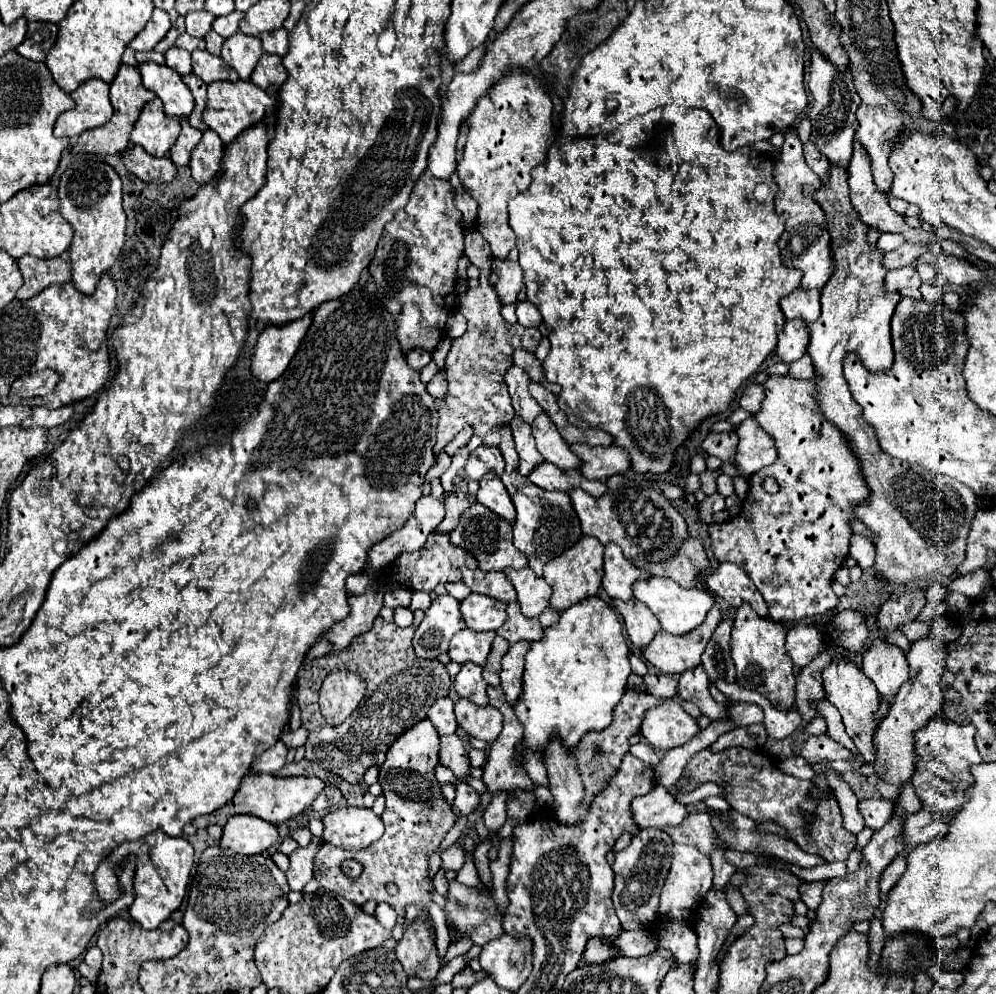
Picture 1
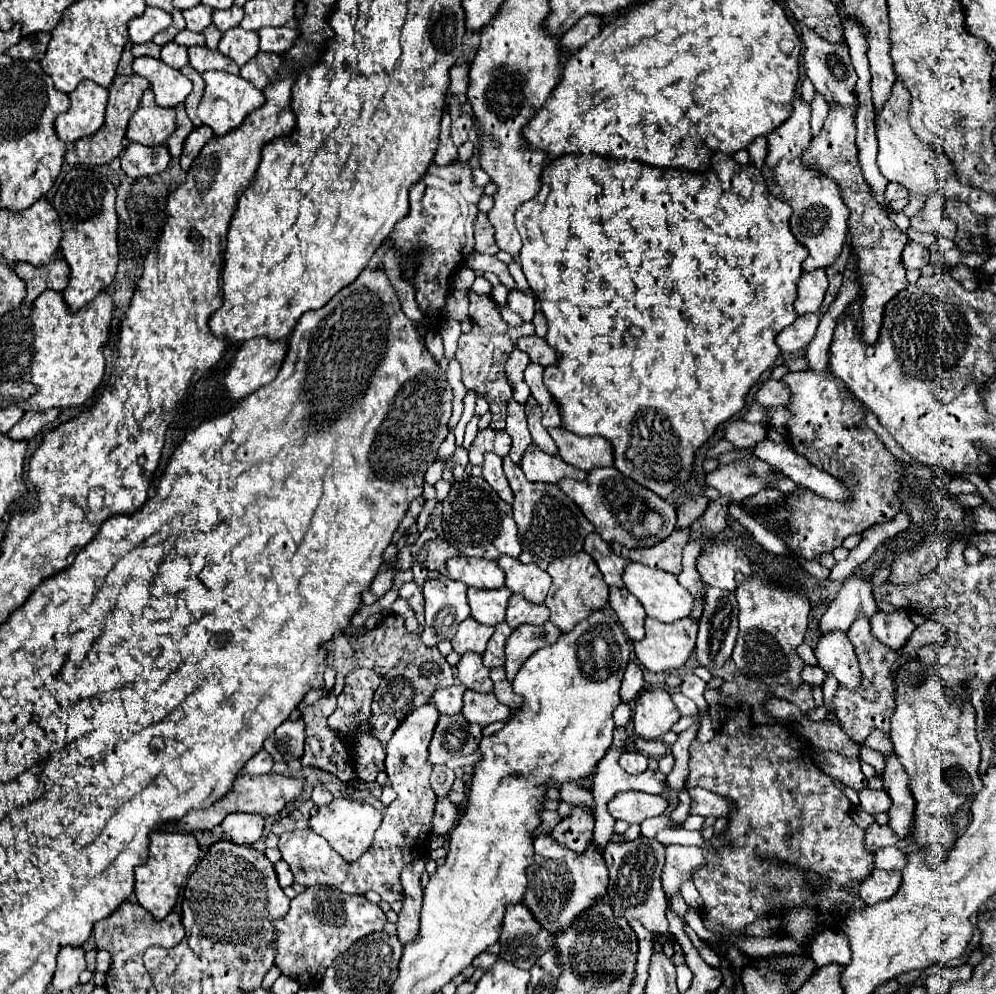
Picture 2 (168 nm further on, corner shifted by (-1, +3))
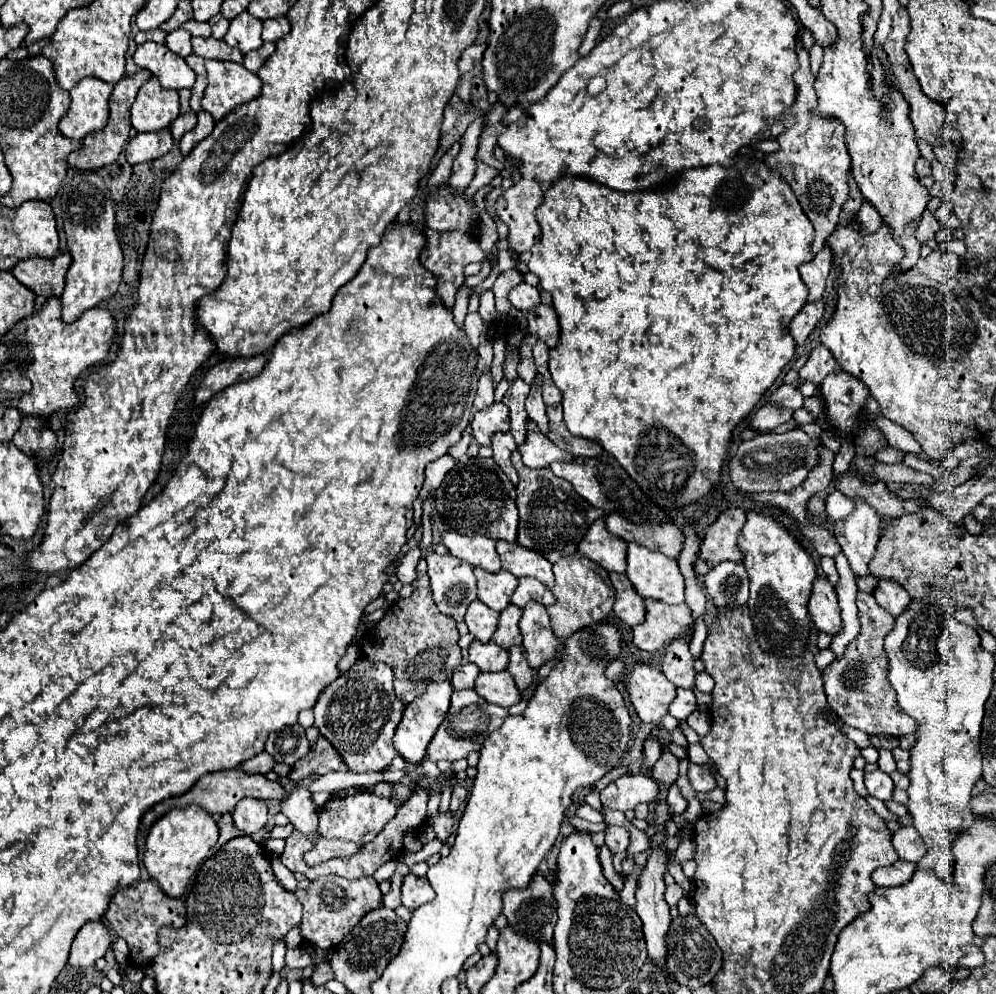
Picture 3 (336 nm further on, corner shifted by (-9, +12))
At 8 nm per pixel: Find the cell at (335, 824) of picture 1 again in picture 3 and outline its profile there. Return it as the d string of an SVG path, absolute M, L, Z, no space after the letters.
M357 793L345 799L329 799L325 807L319 811L319 833L327 839L345 839L357 845L365 845L373 841L385 827L385 823L395 817L397 805L387 797L377 797L371 793Z

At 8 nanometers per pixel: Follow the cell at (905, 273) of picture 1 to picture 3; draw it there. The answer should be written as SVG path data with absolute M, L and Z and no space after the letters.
M925 211L925 213L923 213L923 219L921 219L921 225L919 225L917 231L915 231L917 241L919 241L921 245L925 245L929 239L935 239L935 233L937 233L937 231L939 231L939 221L935 219L933 213Z

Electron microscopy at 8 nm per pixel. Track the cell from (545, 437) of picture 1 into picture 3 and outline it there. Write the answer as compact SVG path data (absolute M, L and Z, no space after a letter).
M537 375L537 379L531 385L531 393L529 393L527 401L525 401L525 409L527 409L529 417L539 425L541 433L547 435L549 419L547 419L547 407L545 407L543 399L541 399L541 377L539 375Z

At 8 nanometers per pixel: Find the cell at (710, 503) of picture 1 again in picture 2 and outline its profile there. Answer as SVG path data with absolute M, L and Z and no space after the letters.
M645 618L645 638L633 642L635 656L651 672L677 670L695 648L697 630L699 626L689 618L671 624Z

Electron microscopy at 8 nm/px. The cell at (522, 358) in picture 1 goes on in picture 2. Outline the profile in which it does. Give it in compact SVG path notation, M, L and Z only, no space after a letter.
M537 334L519 338L517 348L519 350L525 350L529 354L531 362L537 362L541 366L551 366L555 362L555 350L547 344L545 338L539 338Z

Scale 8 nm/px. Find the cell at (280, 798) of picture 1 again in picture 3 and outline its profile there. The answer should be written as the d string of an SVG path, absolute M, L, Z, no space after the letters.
M231 769L231 771L217 771L211 775L205 775L197 781L197 785L193 785L191 791L187 791L185 795L173 797L173 799L165 799L161 803L157 803L155 807L151 807L145 815L143 815L143 829L149 829L159 817L163 817L165 813L169 813L173 807L187 807L187 805L199 805L201 809L205 809L207 813L211 813L213 817L217 815L225 815L231 813L235 809L235 805L245 799L245 797L253 797L253 799L261 799L261 801L283 801L285 799L285 789L281 787L281 783L269 781L265 775L251 775L251 773L241 773L239 769Z

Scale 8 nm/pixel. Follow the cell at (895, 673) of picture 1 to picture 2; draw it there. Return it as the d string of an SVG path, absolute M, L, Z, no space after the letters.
M899 608L895 612L879 612L871 618L873 634L891 650L899 650L915 630L907 610Z

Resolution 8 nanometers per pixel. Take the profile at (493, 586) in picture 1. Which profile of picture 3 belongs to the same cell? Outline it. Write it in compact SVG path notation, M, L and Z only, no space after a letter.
M455 531L443 533L443 543L451 551L453 557L465 559L473 567L483 567L489 573L501 571L501 559L497 557L497 549L493 539L481 537L481 535L461 535Z

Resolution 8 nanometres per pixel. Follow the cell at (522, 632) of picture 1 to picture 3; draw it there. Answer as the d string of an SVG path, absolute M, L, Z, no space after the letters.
M523 577L523 579L519 579L519 587L513 593L511 603L523 609L523 605L527 605L529 601L537 601L537 603L549 607L549 605L555 603L555 597L553 597L553 593L543 583L535 581L531 577Z

